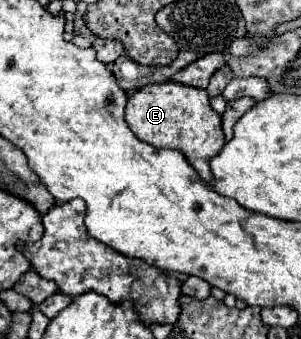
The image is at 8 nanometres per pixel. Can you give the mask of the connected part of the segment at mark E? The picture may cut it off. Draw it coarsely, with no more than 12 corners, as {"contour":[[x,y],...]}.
{"contour":[[174,82],[132,92],[138,140],[180,150],[202,182],[226,144],[206,90]]}

